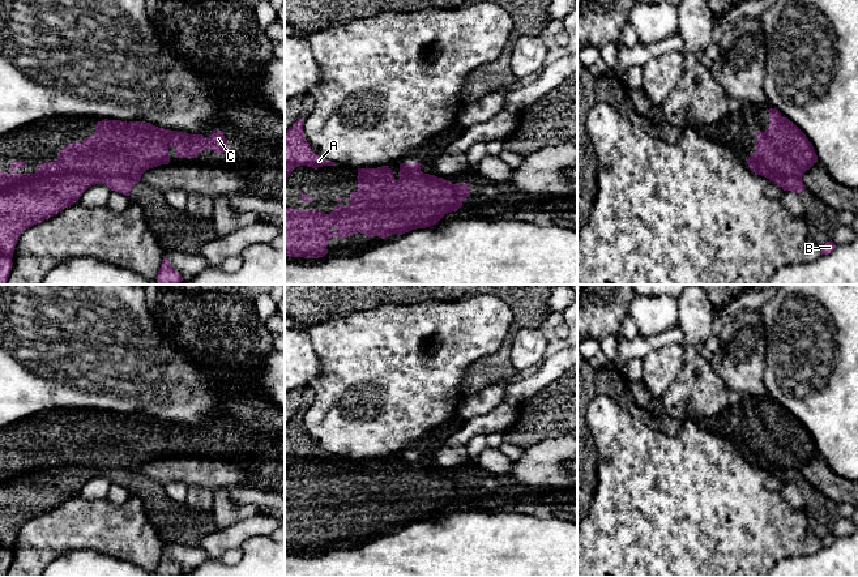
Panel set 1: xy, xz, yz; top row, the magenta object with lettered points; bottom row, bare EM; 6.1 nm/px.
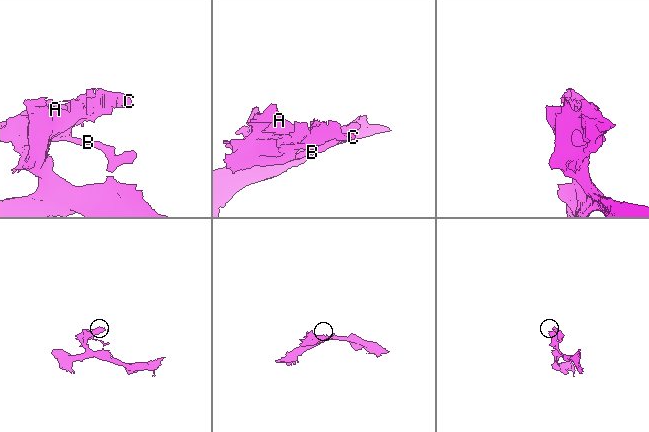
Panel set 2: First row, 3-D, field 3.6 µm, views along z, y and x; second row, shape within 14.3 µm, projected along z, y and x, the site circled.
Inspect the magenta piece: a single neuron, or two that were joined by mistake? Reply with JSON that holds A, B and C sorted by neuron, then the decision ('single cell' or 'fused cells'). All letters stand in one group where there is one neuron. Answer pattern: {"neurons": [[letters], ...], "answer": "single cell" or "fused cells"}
{"neurons": [["A", "C"], ["B"]], "answer": "fused cells"}

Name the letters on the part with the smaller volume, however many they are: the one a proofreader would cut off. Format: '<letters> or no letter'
B

